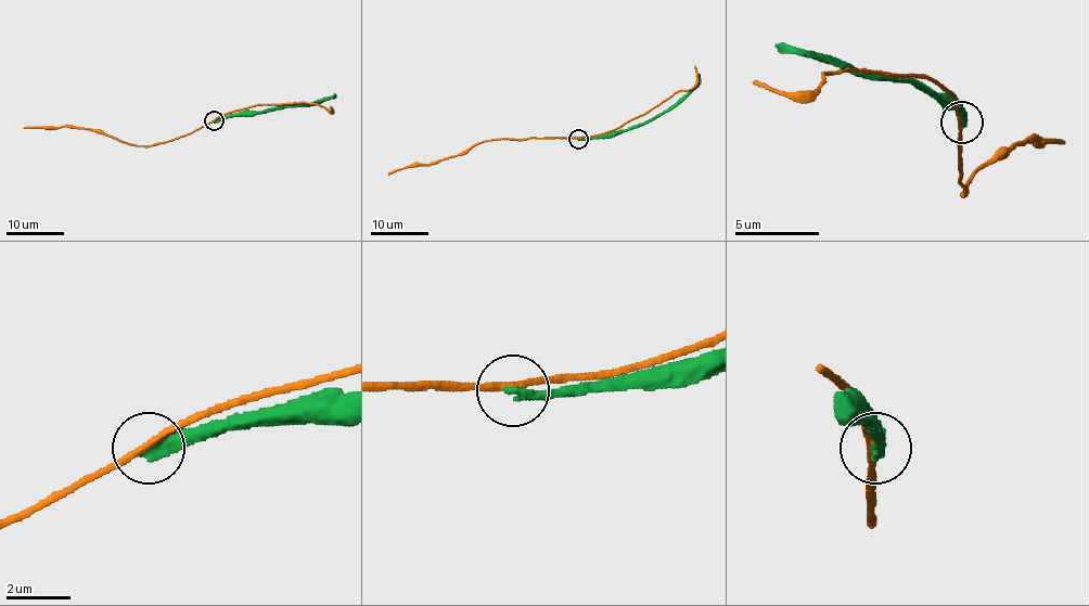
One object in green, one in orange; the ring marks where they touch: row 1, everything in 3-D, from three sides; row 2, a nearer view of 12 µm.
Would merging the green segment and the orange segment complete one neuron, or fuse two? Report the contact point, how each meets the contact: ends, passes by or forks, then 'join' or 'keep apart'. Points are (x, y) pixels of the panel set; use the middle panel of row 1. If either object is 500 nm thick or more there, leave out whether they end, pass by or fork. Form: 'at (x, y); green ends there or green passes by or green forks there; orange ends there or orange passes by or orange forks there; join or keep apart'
at (578, 139); green ends there; orange passes by; keep apart

